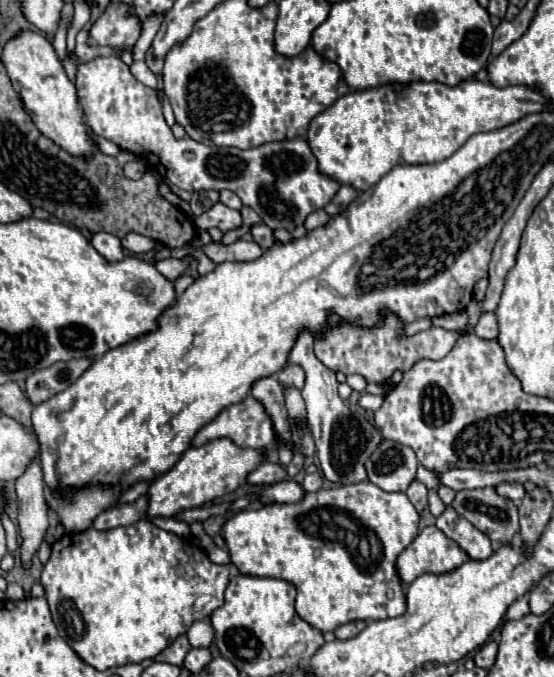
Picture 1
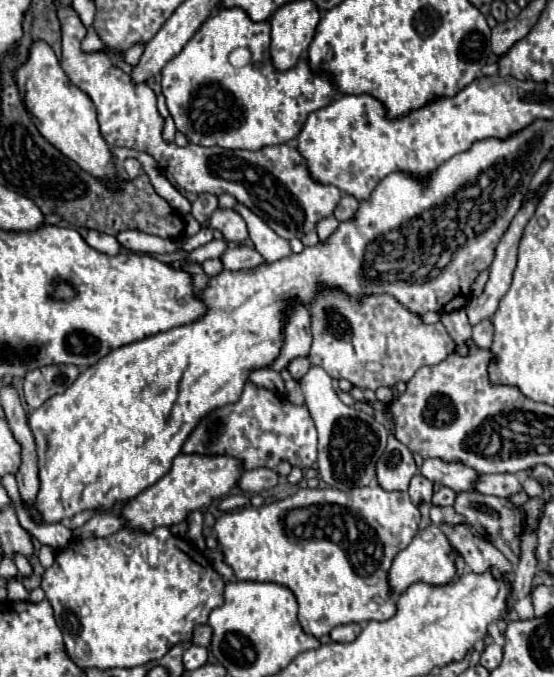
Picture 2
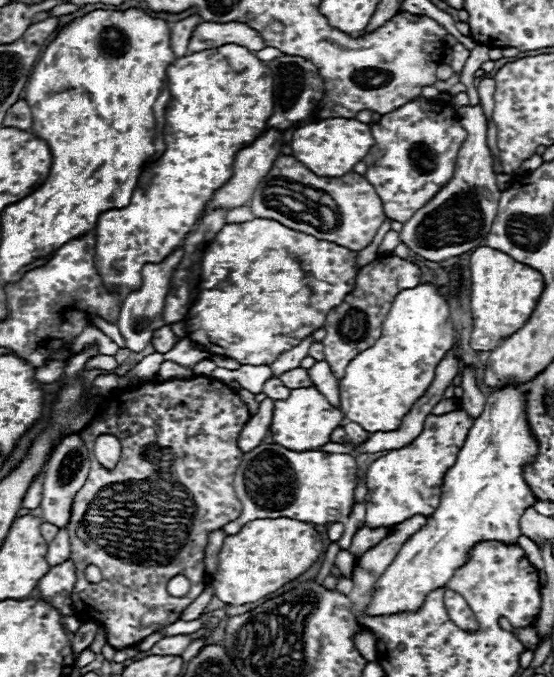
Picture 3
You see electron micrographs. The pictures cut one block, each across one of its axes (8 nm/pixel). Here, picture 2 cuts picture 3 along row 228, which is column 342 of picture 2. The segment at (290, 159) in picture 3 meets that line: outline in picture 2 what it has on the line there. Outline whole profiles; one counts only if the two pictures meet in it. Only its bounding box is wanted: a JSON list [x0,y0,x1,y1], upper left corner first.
[288,288,456,388]

